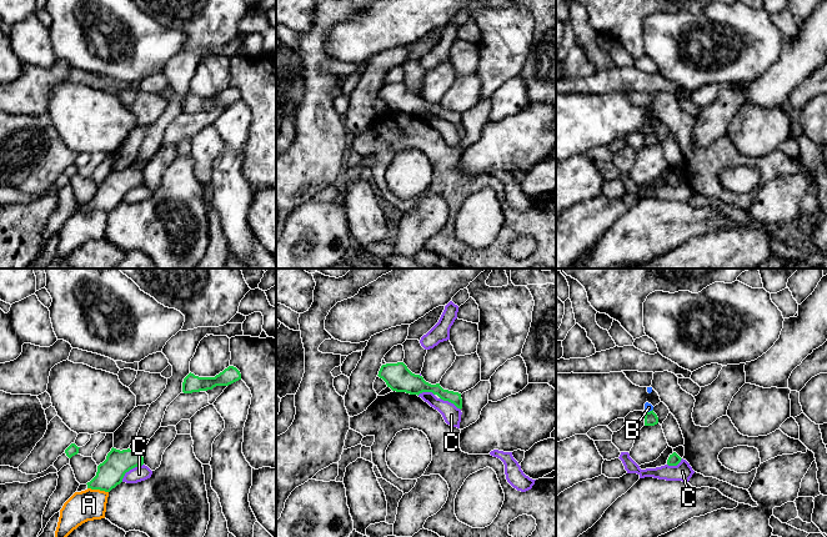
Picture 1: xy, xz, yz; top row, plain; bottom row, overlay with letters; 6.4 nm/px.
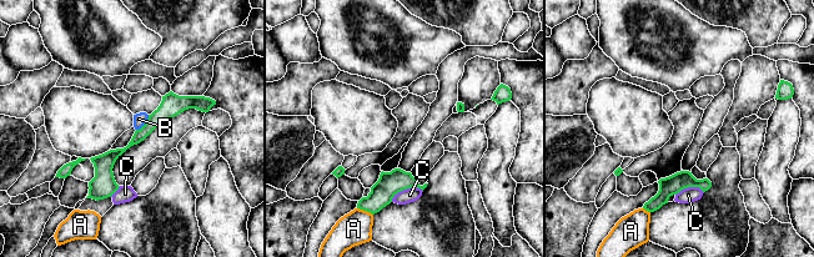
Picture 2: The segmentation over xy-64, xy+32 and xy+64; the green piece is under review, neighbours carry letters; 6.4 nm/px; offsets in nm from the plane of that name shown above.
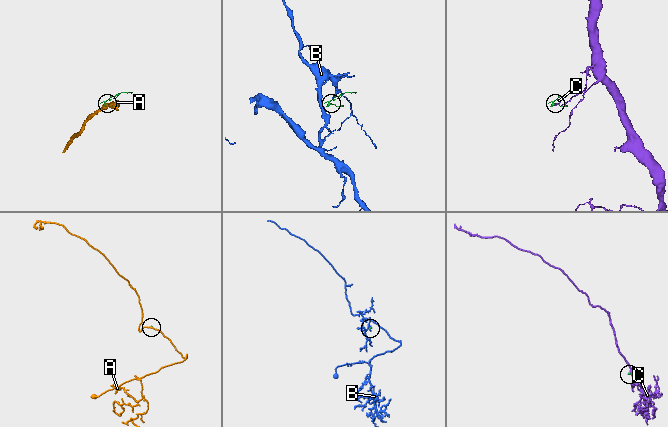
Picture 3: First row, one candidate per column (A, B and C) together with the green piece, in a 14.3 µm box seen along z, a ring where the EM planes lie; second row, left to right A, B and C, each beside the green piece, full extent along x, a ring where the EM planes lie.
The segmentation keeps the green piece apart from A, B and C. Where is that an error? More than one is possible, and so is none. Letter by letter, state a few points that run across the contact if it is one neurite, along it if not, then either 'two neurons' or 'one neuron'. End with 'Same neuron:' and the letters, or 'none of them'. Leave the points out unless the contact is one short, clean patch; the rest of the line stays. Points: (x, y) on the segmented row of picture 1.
A: xy (88, 487), (108, 492) | two neurons
B: yz (652, 408), (645, 412) | two neurons
C: xy (143, 463), (130, 468), (121, 481) | two neurons
Same neuron: none of them

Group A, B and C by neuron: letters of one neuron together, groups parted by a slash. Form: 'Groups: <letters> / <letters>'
Groups: A / B / C

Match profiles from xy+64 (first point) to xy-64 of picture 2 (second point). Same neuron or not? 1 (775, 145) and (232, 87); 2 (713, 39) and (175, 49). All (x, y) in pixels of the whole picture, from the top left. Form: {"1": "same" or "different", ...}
{"1": "different", "2": "different"}

